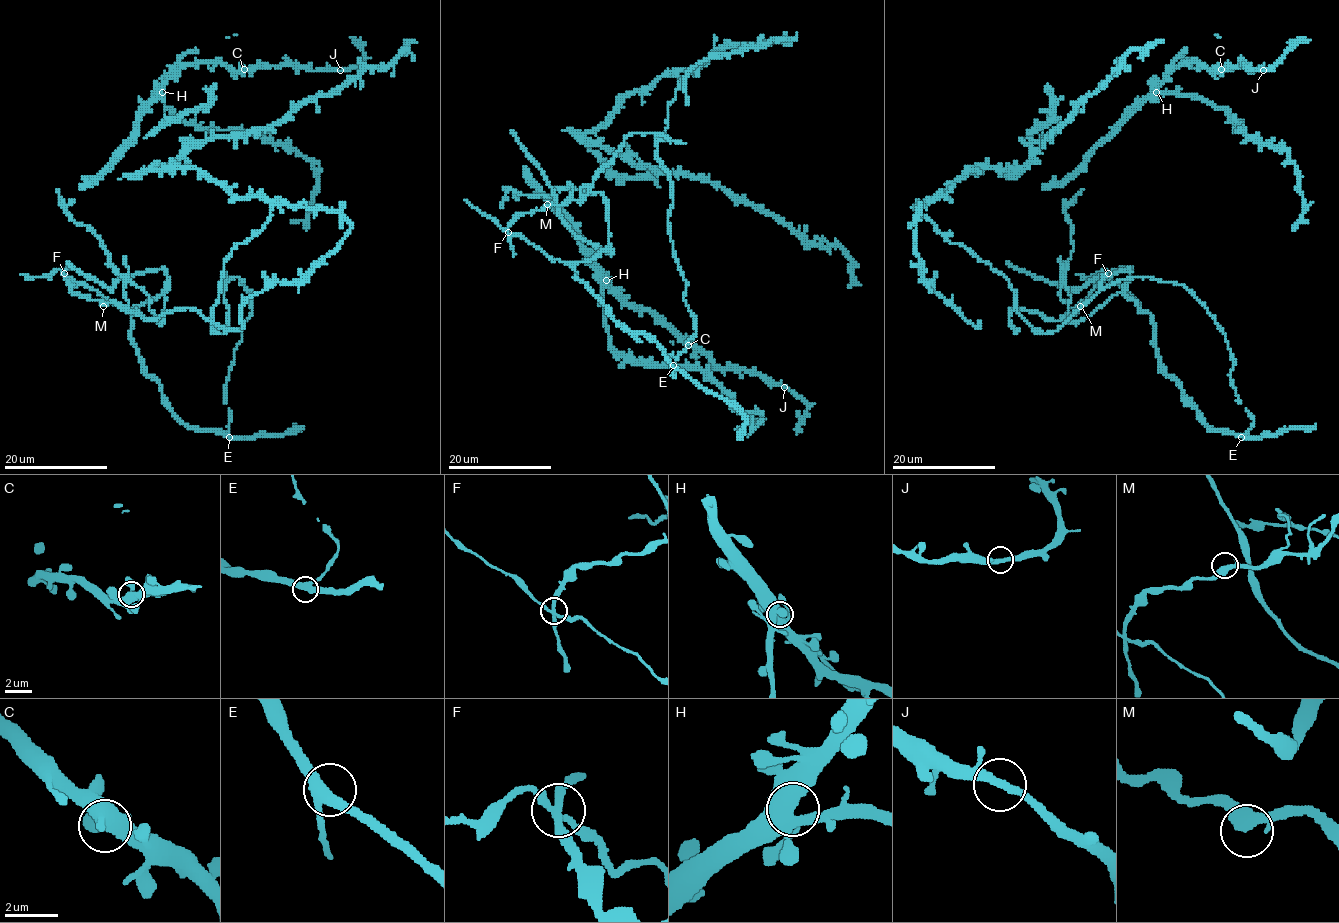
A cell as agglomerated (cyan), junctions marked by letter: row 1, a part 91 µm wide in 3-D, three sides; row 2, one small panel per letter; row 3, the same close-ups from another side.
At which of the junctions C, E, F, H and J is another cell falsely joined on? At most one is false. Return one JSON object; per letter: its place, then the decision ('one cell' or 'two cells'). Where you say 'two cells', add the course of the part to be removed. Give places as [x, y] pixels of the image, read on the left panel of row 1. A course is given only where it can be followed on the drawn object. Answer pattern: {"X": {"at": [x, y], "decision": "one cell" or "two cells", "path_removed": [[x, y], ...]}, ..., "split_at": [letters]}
{"C": {"at": [244, 69], "decision": "one cell"}, "E": {"at": [229, 437], "decision": "one cell"}, "F": {"at": [64, 273], "decision": "two cells", "path_removed": [[65, 274], [74, 293], [119, 302], [144, 319], [188, 308], [226, 329], [242, 332]]}, "H": {"at": [162, 92], "decision": "one cell"}, "J": {"at": [340, 70], "decision": "one cell"}, "split_at": ["F"]}

